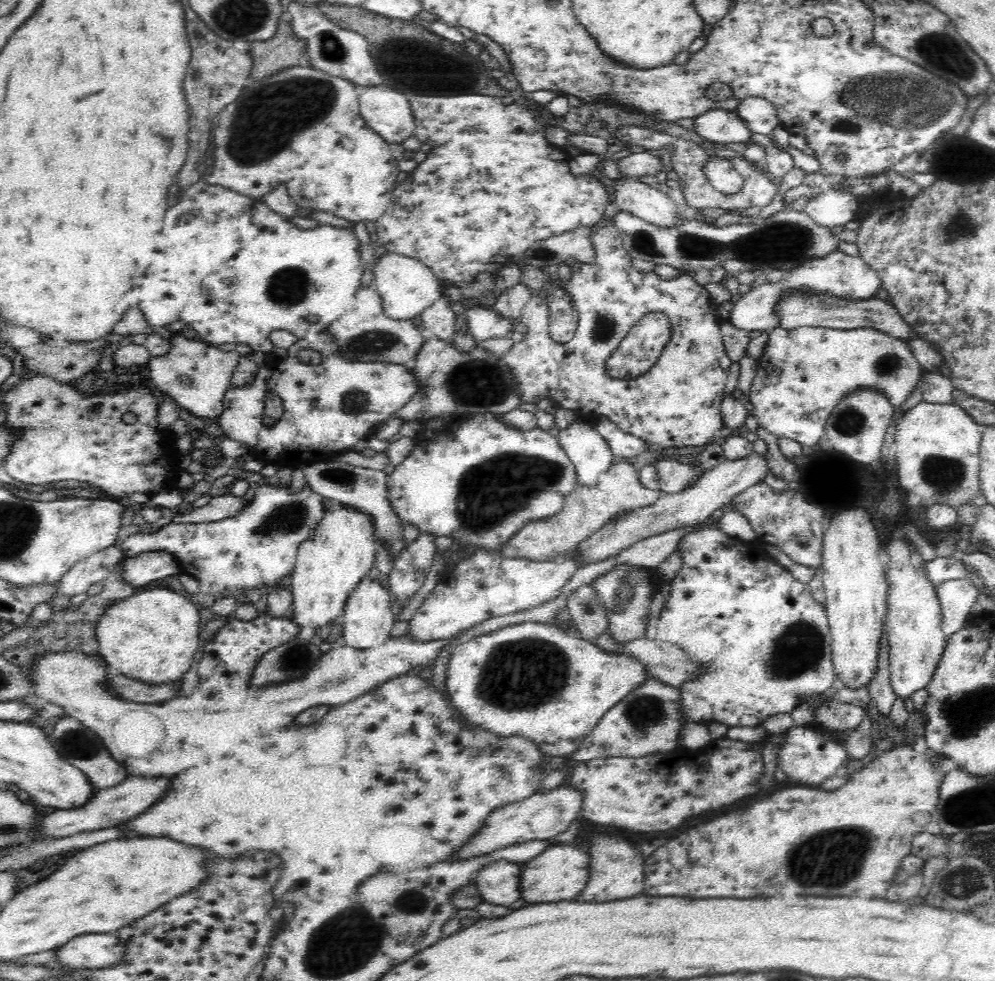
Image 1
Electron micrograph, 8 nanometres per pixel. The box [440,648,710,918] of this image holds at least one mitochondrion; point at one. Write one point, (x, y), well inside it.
(644, 714)

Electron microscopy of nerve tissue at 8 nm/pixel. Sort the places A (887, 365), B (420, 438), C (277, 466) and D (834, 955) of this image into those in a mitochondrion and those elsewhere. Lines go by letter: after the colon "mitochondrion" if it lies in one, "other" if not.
A: mitochondrion
B: other
C: other
D: other

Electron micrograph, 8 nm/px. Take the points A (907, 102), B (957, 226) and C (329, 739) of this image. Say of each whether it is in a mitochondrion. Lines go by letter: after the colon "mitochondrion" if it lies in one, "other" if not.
A: mitochondrion
B: mitochondrion
C: other

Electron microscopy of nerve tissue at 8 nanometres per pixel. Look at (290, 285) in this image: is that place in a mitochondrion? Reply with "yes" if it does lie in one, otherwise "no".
yes

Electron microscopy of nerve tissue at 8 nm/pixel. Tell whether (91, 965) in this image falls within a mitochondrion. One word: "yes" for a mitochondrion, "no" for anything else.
no

